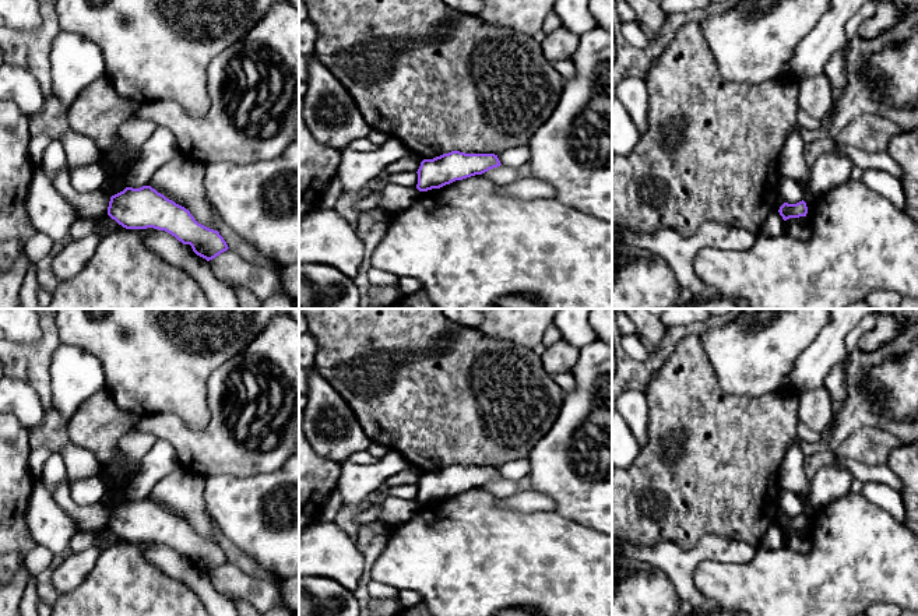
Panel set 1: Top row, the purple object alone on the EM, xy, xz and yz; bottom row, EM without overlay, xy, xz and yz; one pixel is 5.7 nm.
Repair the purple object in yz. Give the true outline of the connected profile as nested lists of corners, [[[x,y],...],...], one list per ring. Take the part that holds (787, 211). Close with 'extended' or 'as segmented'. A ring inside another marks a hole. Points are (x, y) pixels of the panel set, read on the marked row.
[[[803,200],[796,203],[796,204],[784,203],[780,207],[778,212],[782,217],[782,219],[787,221],[789,218],[806,217],[808,207],[806,207],[806,203]]] | as segmented

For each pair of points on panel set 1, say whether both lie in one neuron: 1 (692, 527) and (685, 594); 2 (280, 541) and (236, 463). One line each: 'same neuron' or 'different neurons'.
1: different neurons
2: different neurons

